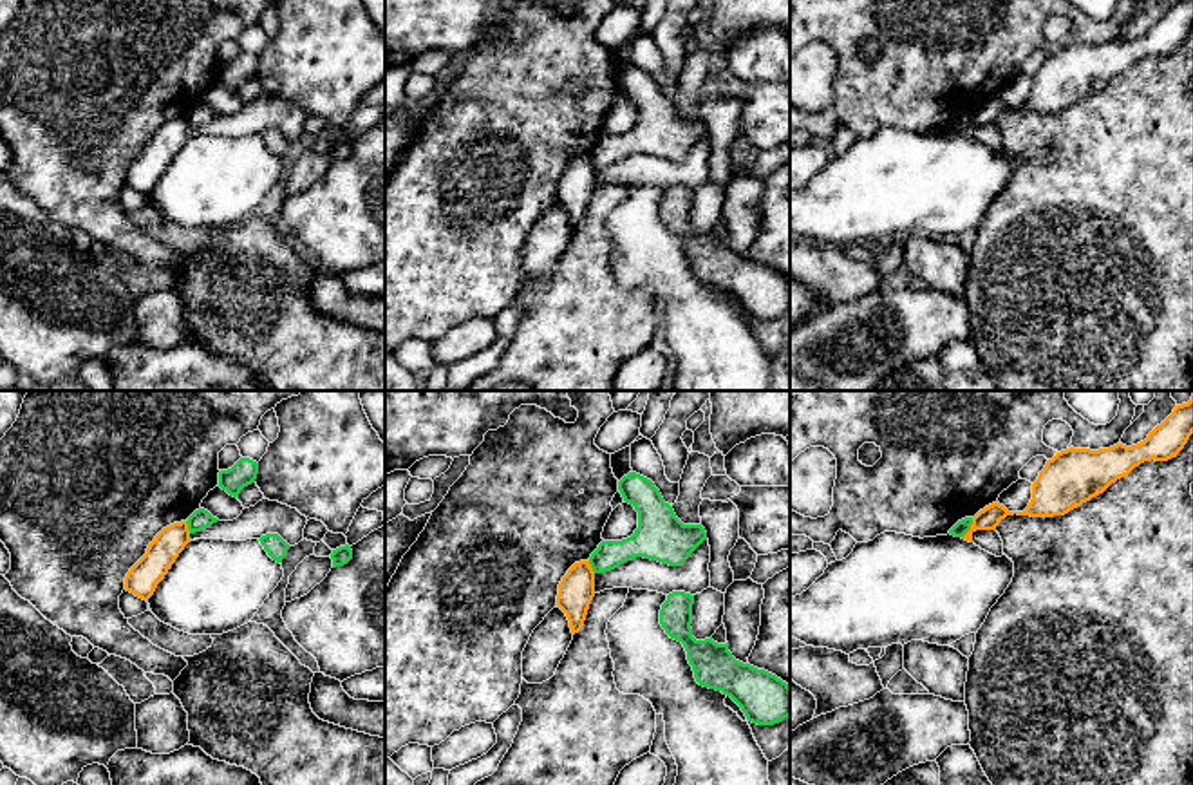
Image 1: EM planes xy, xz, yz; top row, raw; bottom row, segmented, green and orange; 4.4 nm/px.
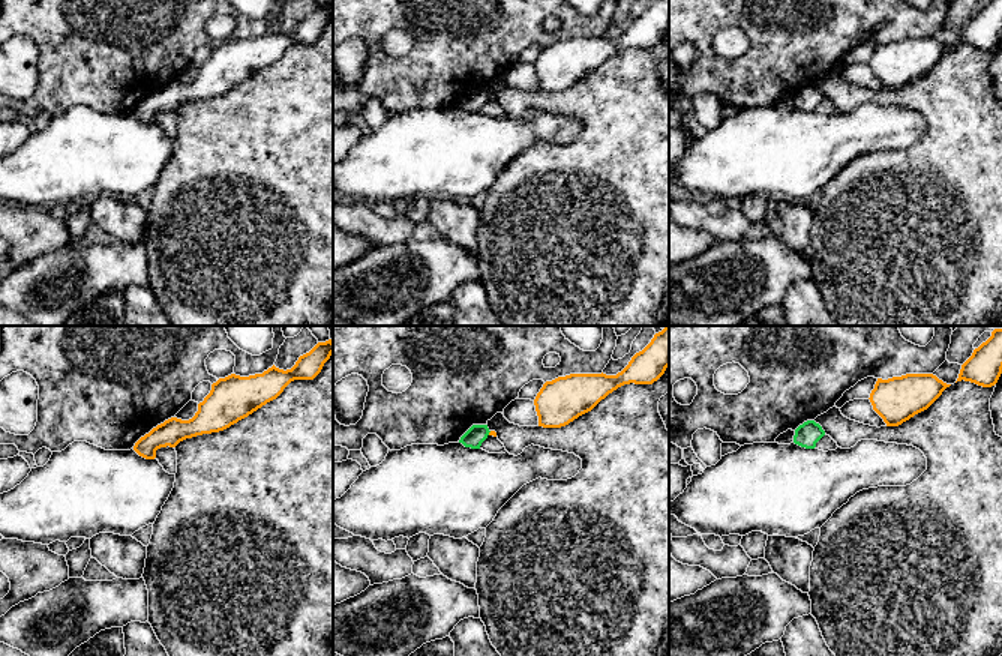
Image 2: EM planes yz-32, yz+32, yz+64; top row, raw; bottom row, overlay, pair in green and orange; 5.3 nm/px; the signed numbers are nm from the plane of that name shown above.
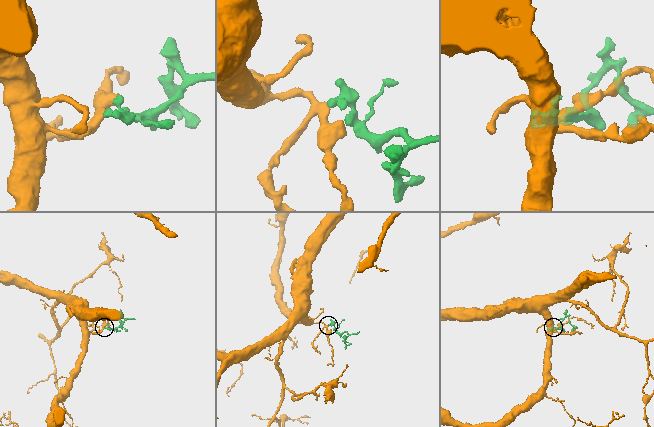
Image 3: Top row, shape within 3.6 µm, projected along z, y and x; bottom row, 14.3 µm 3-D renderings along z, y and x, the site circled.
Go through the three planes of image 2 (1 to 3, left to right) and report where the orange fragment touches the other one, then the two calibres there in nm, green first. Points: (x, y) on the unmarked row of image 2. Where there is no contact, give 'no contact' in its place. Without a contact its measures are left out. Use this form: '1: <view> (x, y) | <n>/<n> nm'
1: no contact
2: yz+32 (489, 95) | 100/30 nm
3: no contact

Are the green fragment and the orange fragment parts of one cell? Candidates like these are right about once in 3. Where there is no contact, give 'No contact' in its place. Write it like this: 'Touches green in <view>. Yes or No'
Touches green in yz. No

